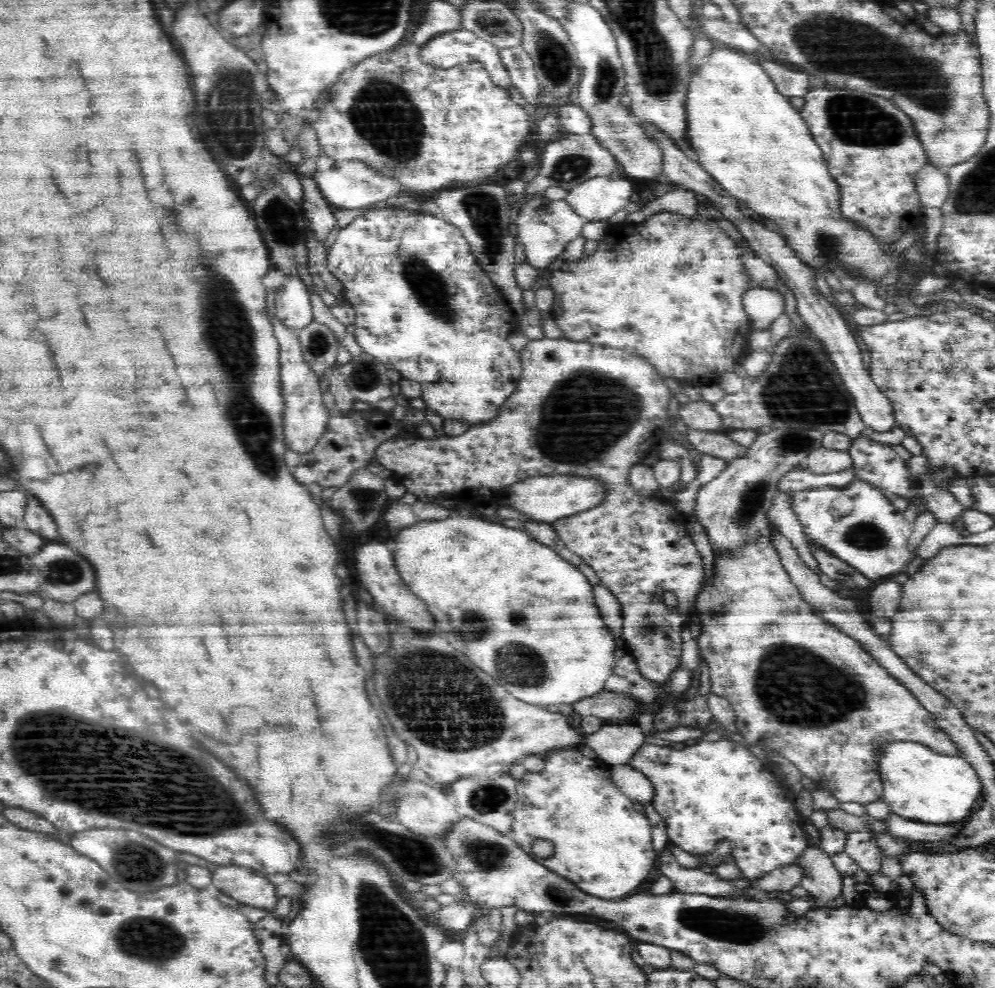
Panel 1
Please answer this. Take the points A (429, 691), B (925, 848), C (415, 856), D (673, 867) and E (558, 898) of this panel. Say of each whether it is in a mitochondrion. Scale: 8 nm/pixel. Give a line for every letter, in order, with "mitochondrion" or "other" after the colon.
A: mitochondrion
B: other
C: mitochondrion
D: other
E: other

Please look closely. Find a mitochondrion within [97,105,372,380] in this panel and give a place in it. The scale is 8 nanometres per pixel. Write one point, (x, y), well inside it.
(277, 215)

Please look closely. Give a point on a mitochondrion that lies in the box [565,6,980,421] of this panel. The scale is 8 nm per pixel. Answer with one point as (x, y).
(855, 47)

